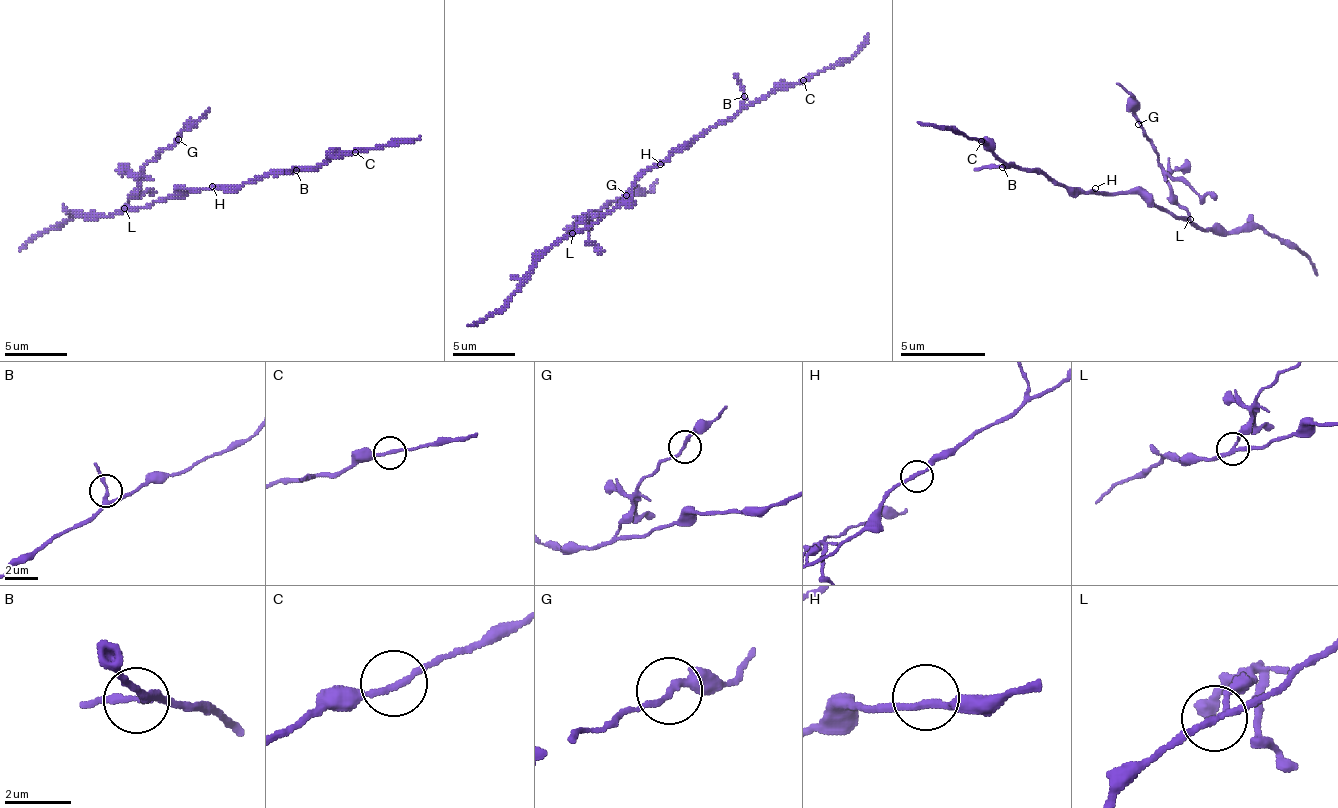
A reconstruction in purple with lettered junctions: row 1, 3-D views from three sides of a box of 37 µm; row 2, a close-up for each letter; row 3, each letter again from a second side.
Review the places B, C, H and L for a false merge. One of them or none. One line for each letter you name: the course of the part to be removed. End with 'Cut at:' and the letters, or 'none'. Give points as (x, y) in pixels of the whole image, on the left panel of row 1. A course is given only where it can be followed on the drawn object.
L: foreign part runs (125, 207), (138, 186), (141, 170), (184, 130), (200, 121), (209, 108)
Cut at: L

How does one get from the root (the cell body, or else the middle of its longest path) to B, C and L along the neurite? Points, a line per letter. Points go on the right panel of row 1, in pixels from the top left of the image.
B: (1091, 192), (1074, 192), (1066, 184), (1049, 180), (1040, 171), (1002, 167)
C: (1091, 192), (1074, 192), (1066, 184), (1049, 180), (1040, 171), (1011, 167), (981, 141)
L: (1091, 192), (1138, 192), (1176, 218), (1188, 218)

